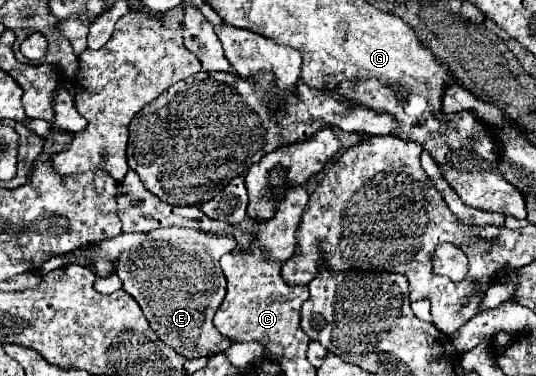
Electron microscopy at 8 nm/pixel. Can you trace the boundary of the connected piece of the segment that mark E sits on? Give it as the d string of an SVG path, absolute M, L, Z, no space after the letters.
M167 227L151 231L141 247L123 251L115 261L123 291L139 303L159 339L185 359L211 357L231 347L231 341L215 329L213 315L225 295L225 275L219 267L219 259L223 253L233 251L233 247L235 241L225 235L217 237Z

